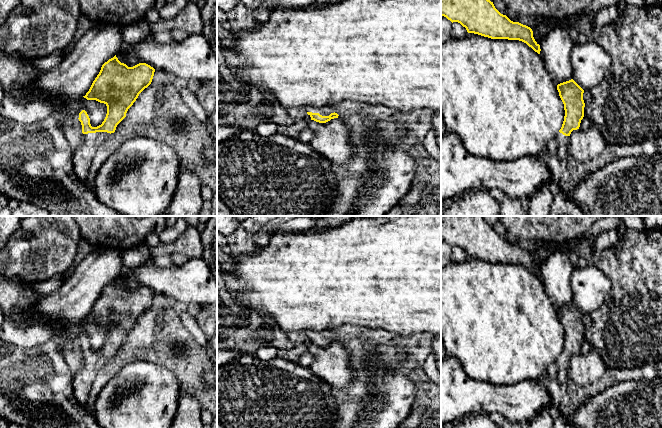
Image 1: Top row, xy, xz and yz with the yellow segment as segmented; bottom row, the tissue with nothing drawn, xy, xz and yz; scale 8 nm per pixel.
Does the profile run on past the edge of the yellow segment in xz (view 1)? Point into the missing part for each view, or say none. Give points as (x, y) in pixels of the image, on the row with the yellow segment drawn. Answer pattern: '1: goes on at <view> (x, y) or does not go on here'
1: goes on at xz (324, 111)

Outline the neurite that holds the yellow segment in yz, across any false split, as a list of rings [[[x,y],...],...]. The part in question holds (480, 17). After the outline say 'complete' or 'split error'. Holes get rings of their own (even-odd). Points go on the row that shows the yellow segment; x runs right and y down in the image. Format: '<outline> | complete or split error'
[[[441,0],[441,16],[460,23],[468,33],[491,39],[519,40],[540,54],[530,27],[511,21],[490,0]]] | complete

